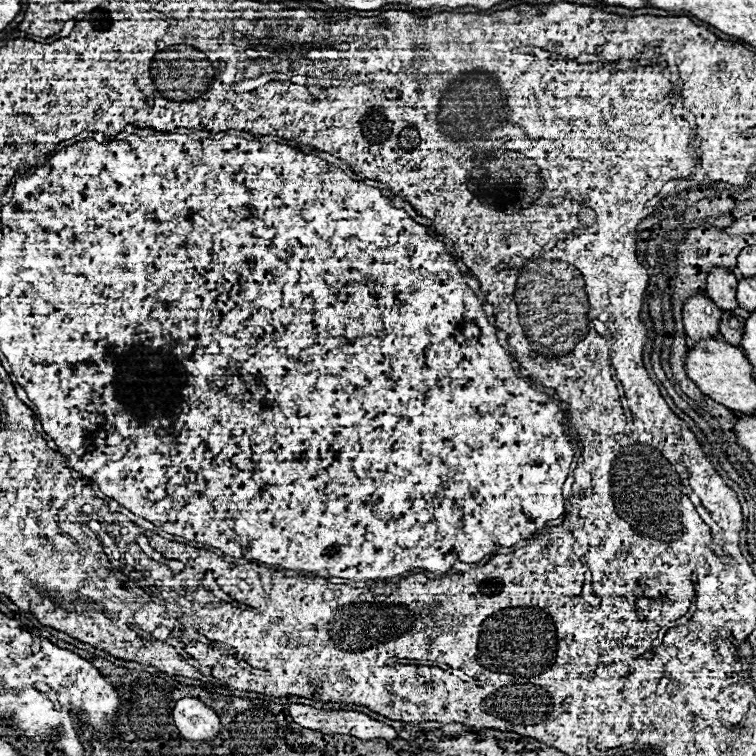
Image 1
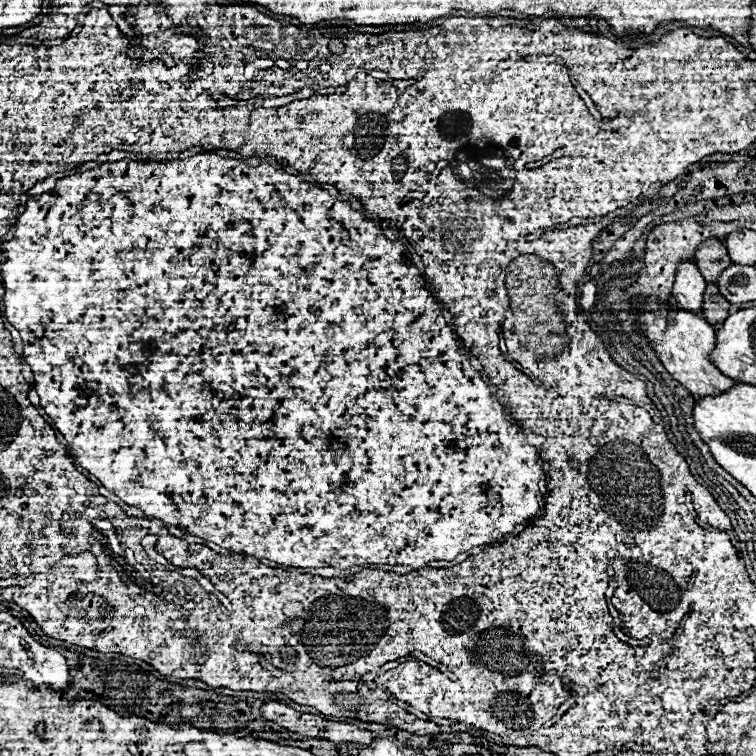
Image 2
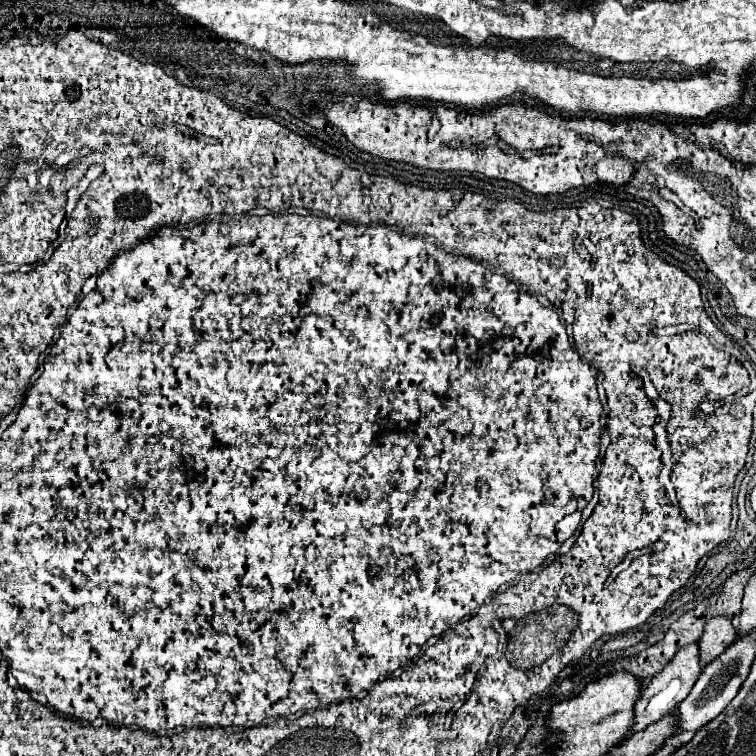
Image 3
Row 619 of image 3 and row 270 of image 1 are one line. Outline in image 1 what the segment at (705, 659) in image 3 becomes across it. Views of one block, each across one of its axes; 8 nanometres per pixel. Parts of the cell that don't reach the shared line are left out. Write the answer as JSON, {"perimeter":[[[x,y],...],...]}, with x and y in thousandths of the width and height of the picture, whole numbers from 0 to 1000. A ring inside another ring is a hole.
{"perimeter":[[[944,354],[937,365],[934,376],[934,389],[944,397],[944,402],[955,410],[974,410],[976,397],[974,397],[974,381],[976,370],[968,360],[958,354]]]}

